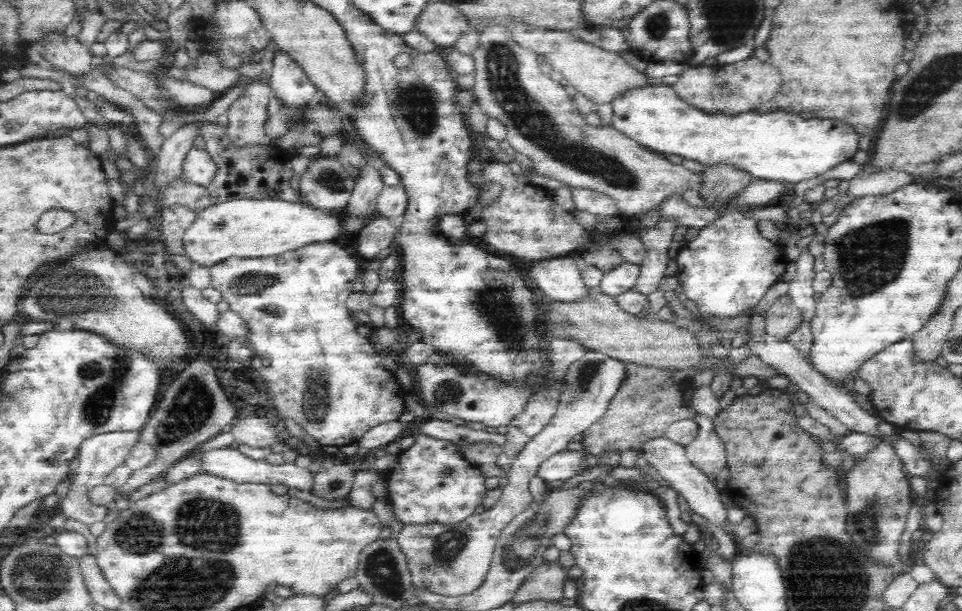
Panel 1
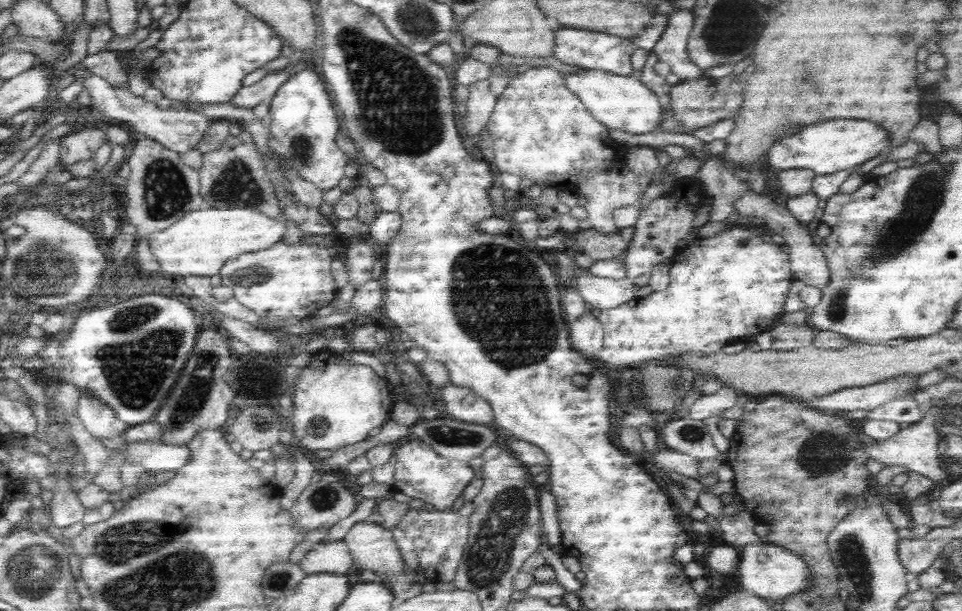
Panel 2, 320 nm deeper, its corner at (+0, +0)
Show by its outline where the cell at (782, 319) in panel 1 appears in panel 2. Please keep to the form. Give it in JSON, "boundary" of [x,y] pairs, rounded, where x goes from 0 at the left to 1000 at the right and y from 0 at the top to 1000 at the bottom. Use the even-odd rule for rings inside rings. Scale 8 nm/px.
{"boundary":[[[811,527],[799,542],[802,548],[802,571],[822,574],[842,565],[848,540],[841,529],[833,532]]]}

